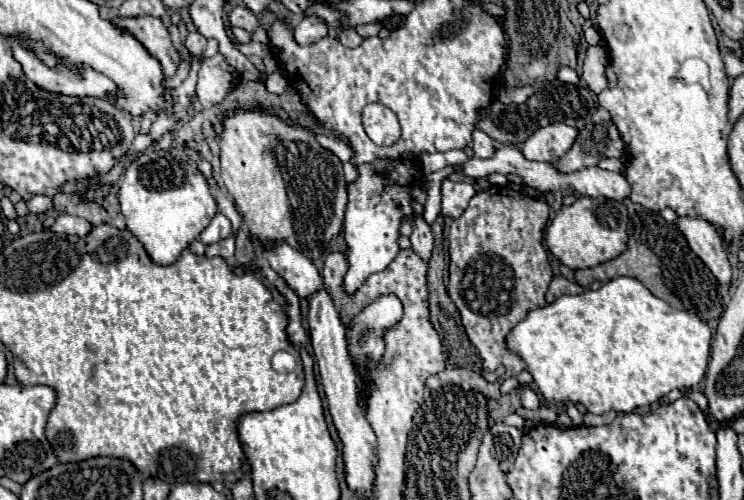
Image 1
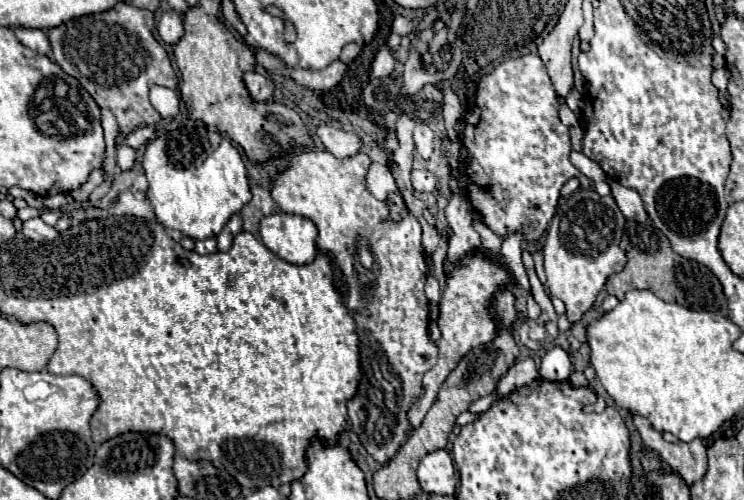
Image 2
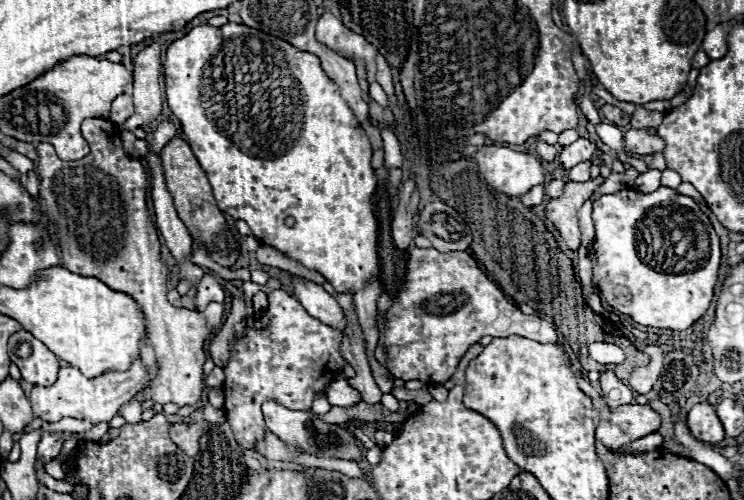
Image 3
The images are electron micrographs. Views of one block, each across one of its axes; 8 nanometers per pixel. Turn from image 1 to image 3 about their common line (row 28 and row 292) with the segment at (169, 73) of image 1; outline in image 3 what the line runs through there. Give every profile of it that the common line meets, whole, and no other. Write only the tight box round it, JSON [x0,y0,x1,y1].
[36,118,208,406]

